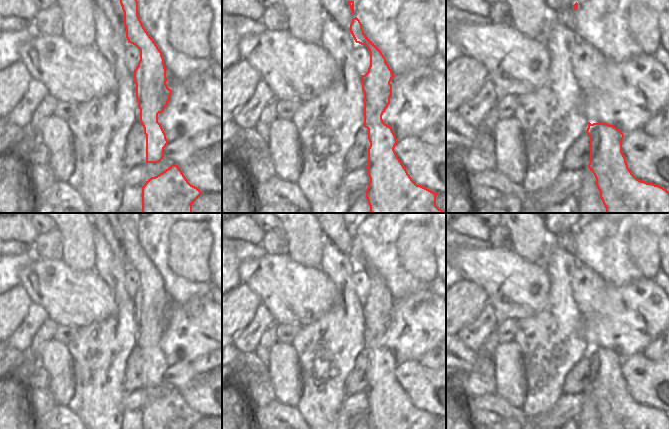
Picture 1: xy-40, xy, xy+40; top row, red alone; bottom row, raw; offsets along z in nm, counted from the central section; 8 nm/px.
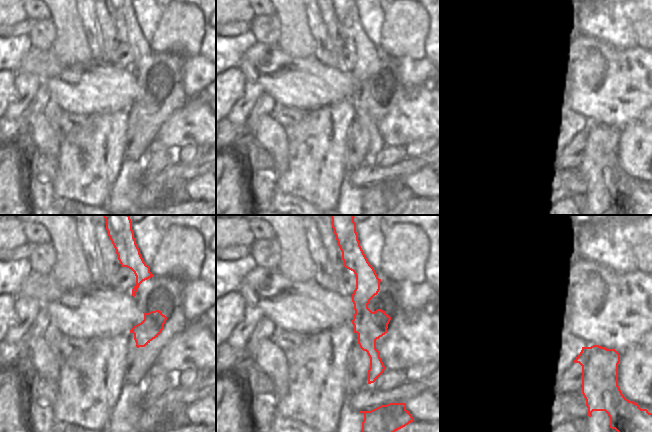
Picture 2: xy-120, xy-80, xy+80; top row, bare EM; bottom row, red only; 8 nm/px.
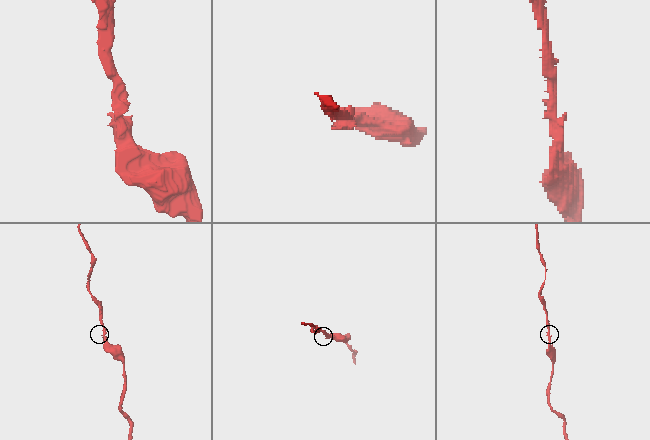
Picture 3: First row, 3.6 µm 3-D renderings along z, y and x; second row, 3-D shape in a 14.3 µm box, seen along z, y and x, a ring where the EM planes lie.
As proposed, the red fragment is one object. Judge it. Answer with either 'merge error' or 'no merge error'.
no merge error

